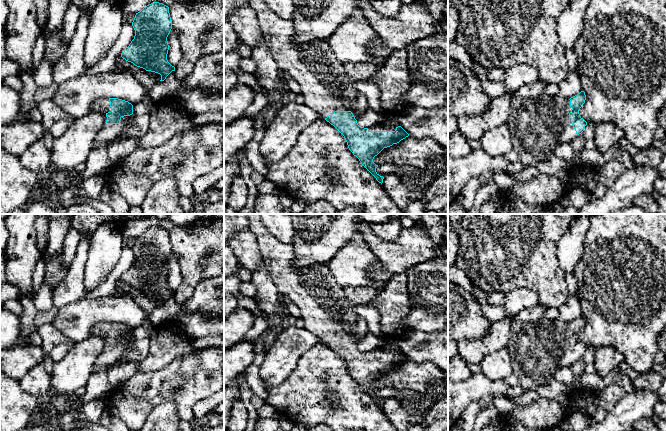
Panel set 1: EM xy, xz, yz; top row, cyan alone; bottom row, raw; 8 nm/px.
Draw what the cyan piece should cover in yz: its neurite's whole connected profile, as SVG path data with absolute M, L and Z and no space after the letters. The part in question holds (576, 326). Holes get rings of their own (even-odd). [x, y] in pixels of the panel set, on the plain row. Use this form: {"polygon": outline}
{"polygon": "M584 315L570 323L543 317L524 322L513 317L512 334L506 348L512 360L513 374L518 376L519 386L524 391L534 391L538 386L547 384L554 379L558 369L570 367L584 355L587 346L580 340L579 334L585 324Z"}

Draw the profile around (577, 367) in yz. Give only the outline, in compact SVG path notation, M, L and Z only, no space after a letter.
M580 358L575 361L570 368L573 372L573 384L569 387L569 391L576 391L581 389L580 378L584 373L585 362Z

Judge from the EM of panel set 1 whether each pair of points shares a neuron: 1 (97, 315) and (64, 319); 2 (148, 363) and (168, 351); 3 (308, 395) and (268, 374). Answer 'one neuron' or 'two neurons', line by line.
1: one neuron
2: one neuron
3: two neurons

